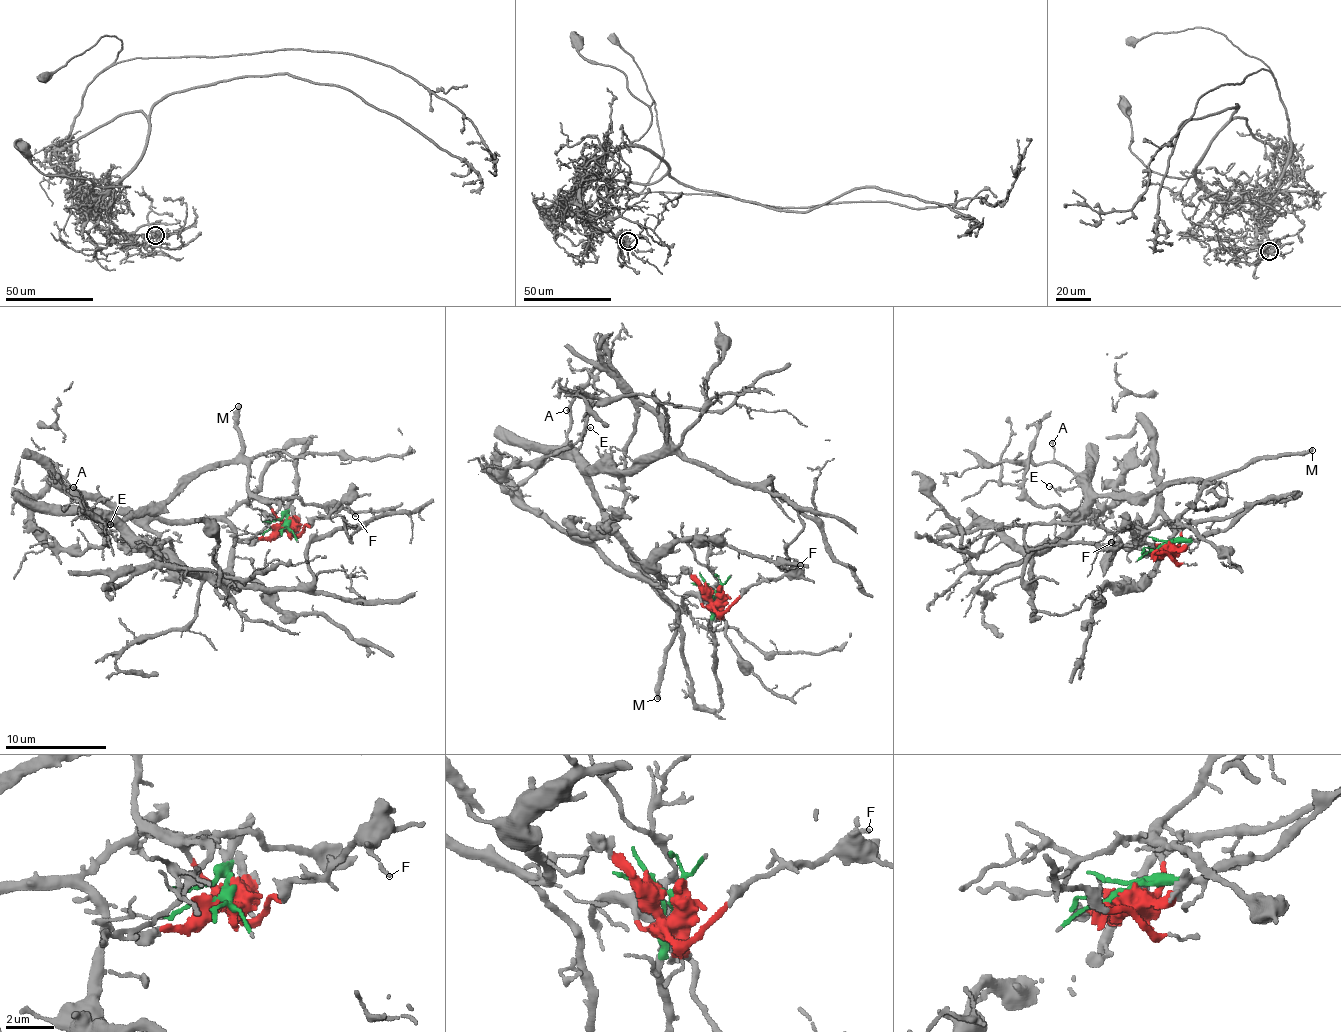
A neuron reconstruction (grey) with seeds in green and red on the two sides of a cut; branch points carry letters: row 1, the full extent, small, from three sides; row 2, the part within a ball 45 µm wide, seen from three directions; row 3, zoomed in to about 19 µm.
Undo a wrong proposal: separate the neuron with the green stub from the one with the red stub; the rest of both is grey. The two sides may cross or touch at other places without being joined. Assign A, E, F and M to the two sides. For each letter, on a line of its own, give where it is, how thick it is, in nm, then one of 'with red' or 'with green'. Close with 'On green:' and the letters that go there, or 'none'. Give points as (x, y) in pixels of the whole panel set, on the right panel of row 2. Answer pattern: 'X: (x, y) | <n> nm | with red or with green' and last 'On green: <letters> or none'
A: (1052, 443) | 130 nm | with red
E: (1049, 486) | 70 nm | with red
F: (1111, 542) | 110 nm | with red
M: (1312, 450) | 300 nm | with red
On green: none

